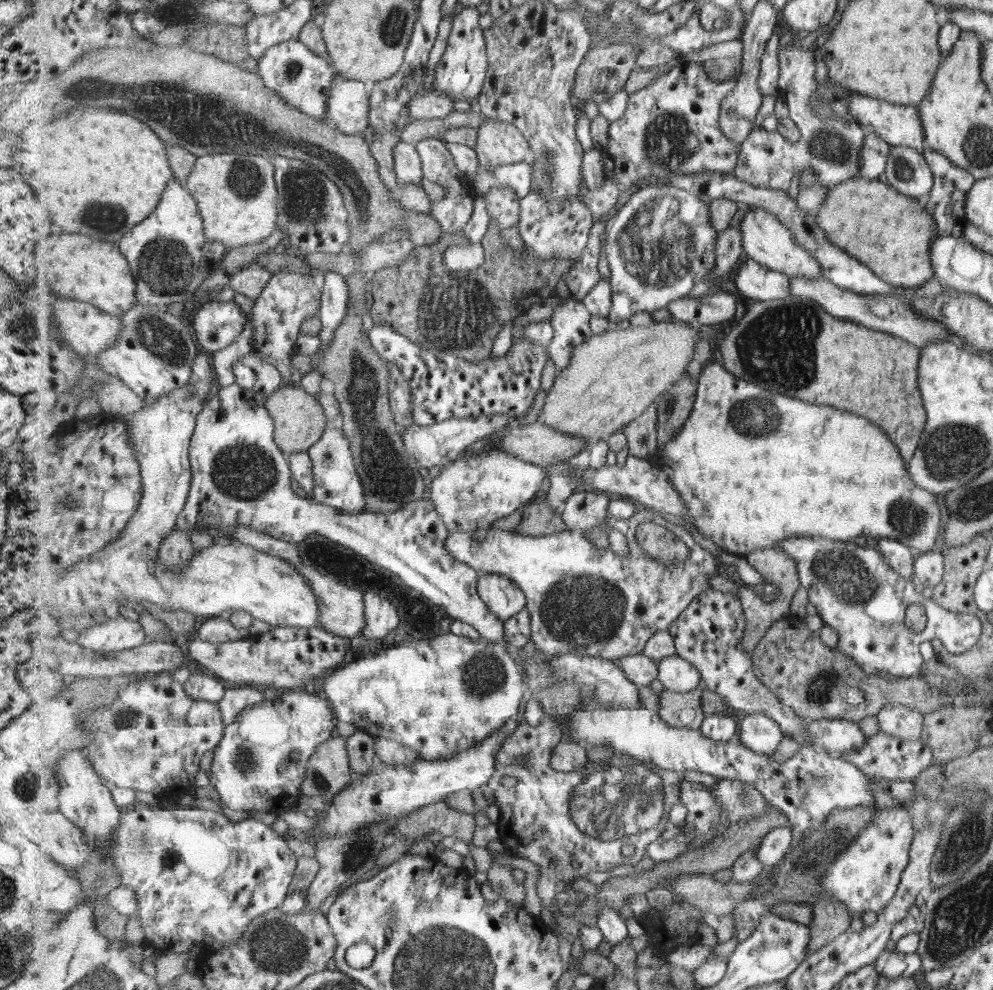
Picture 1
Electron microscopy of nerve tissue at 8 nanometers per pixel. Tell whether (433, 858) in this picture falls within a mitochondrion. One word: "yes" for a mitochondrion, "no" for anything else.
no

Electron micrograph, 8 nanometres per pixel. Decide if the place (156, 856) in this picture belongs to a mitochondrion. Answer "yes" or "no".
yes

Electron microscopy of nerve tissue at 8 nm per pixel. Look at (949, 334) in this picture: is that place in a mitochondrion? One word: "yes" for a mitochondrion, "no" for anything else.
no

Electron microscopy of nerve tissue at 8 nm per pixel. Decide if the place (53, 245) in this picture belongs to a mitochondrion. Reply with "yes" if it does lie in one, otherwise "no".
no

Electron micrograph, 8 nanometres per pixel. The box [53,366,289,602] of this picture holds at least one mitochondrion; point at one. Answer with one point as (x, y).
(245, 472)

